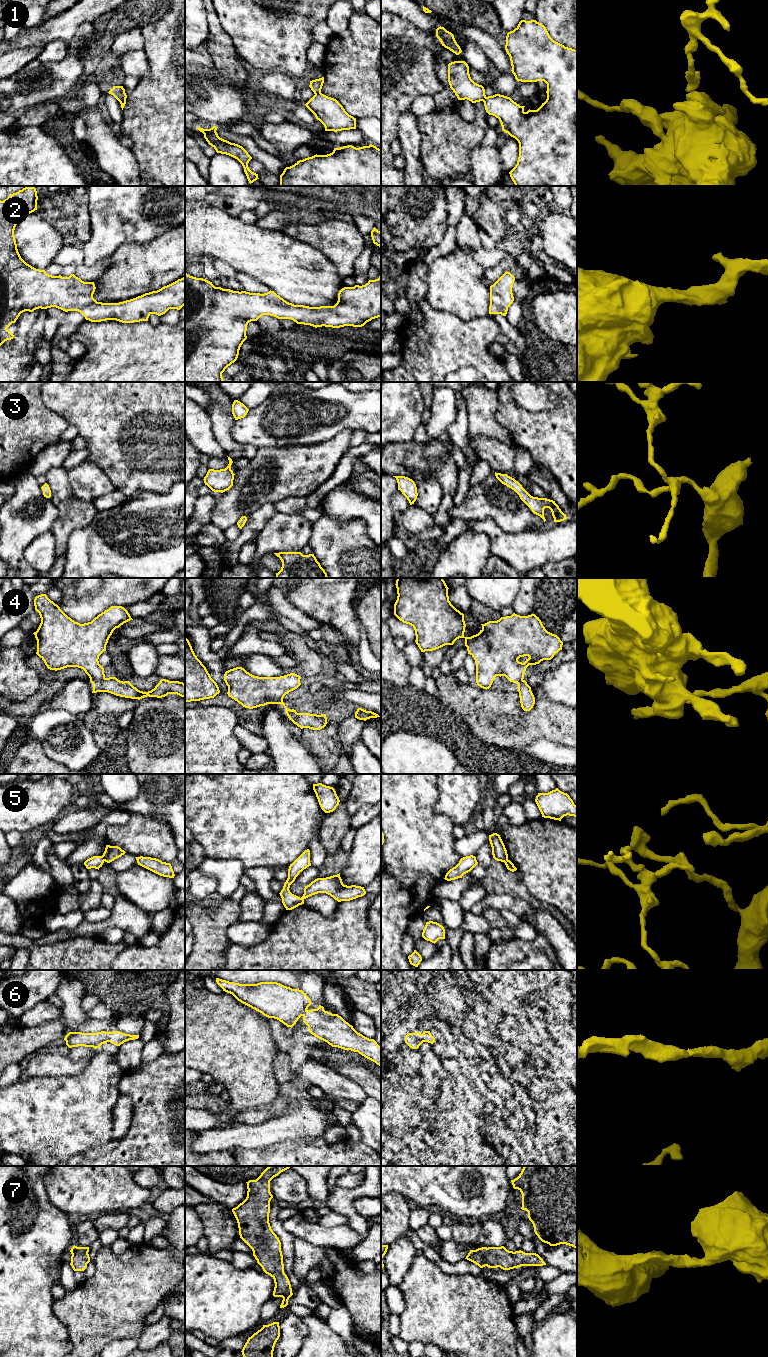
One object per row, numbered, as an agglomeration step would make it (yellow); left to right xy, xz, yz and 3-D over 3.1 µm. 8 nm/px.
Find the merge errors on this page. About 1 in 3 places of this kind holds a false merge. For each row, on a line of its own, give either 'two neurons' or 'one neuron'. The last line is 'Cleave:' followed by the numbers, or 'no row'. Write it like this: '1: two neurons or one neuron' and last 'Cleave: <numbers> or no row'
1: two neurons
2: one neuron
3: one neuron
4: two neurons
5: two neurons
6: one neuron
7: one neuron
Cleave: 1, 4, 5

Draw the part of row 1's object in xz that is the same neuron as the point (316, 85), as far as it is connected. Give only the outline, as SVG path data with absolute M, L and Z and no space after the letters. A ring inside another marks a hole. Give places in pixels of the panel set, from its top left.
M324 77L310 81L309 87L314 92L314 94L318 94L321 93L323 83L324 83Z

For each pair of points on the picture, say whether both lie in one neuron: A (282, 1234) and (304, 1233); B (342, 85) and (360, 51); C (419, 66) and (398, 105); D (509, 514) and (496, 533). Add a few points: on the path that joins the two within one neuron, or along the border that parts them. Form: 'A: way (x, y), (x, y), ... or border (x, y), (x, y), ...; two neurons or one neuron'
A: border (282, 1223), (296, 1237); two neurons
B: way (350, 77), (360, 67), (360, 59); one neuron
C: way (418, 76), (413, 86), (405, 95); one neuron
D: border (478, 520), (491, 519), (508, 533), (523, 531); two neurons

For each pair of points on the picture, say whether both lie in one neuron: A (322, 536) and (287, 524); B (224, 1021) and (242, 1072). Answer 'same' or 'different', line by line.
A: different
B: same

